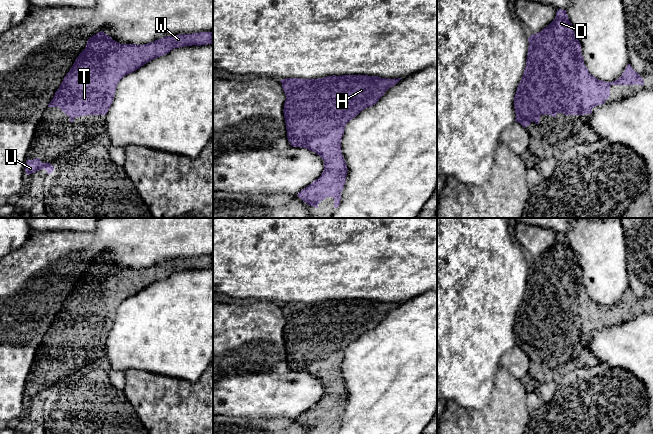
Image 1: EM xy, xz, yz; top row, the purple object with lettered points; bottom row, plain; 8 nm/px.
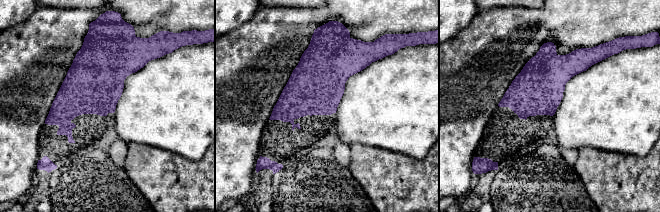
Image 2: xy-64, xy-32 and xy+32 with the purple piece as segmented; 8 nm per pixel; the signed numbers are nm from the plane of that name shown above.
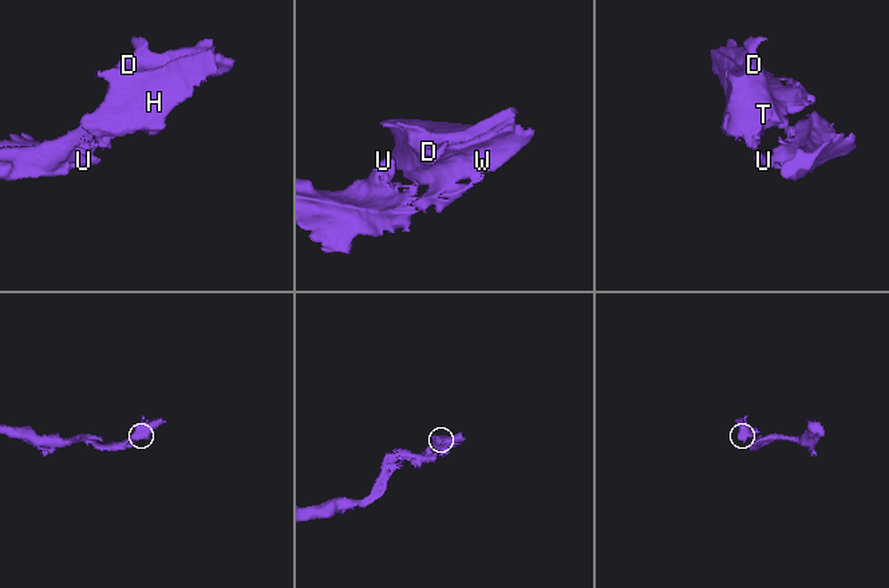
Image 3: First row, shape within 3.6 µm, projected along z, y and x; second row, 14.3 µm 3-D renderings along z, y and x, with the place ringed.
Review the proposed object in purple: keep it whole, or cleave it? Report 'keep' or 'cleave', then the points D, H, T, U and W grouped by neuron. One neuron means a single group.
keep; D H T U W

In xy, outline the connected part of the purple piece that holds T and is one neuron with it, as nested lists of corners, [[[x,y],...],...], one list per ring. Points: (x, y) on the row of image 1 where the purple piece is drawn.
[[[100,31],[88,39],[85,49],[76,58],[48,107],[60,108],[70,117],[70,122],[80,116],[105,115],[113,102],[117,84],[124,76],[136,71],[151,60],[166,55],[172,49],[211,43],[213,43],[213,32],[199,32],[190,35],[166,36],[143,45],[121,45]]]

